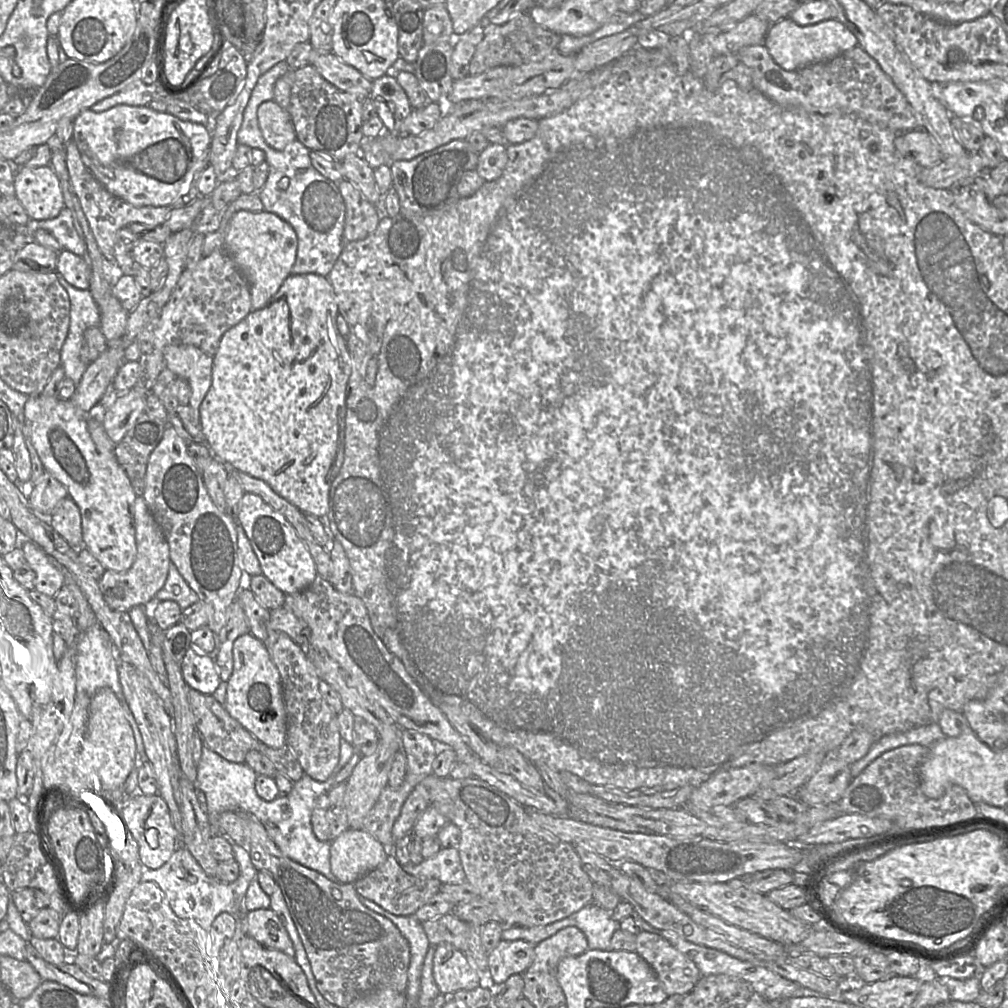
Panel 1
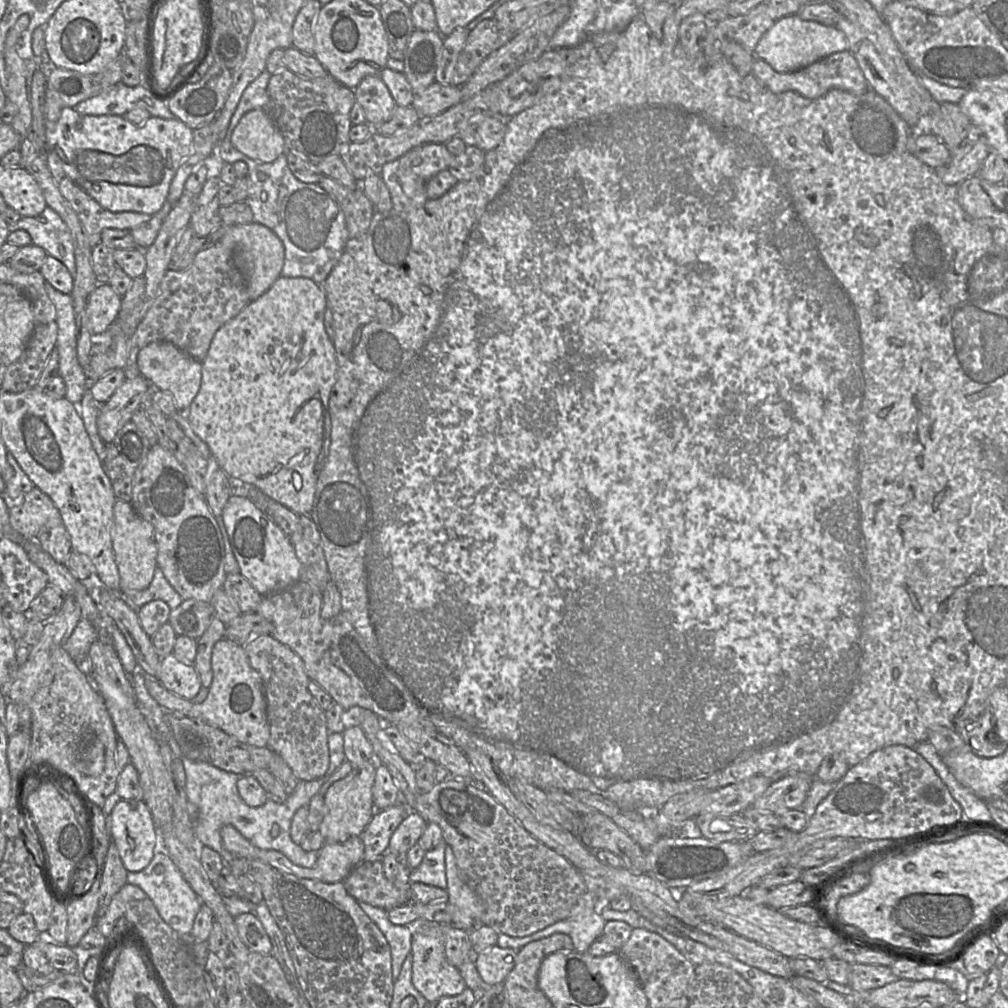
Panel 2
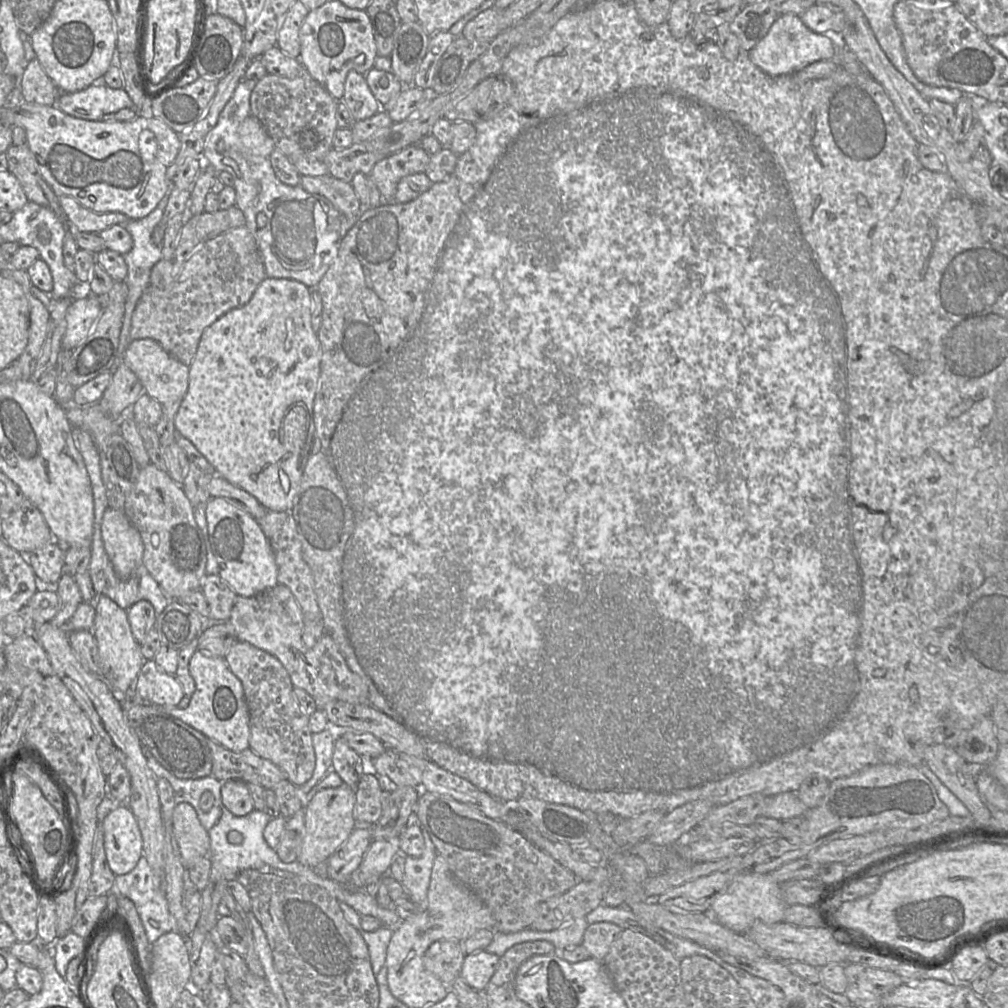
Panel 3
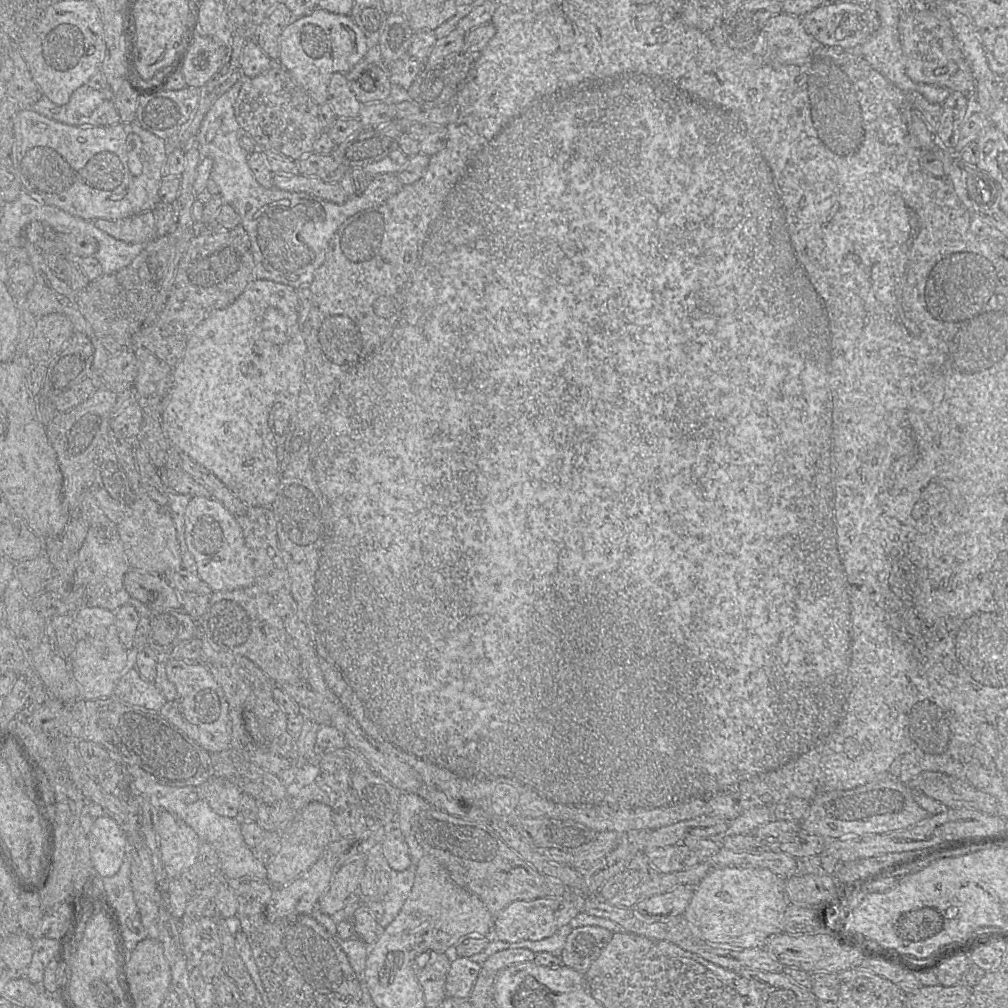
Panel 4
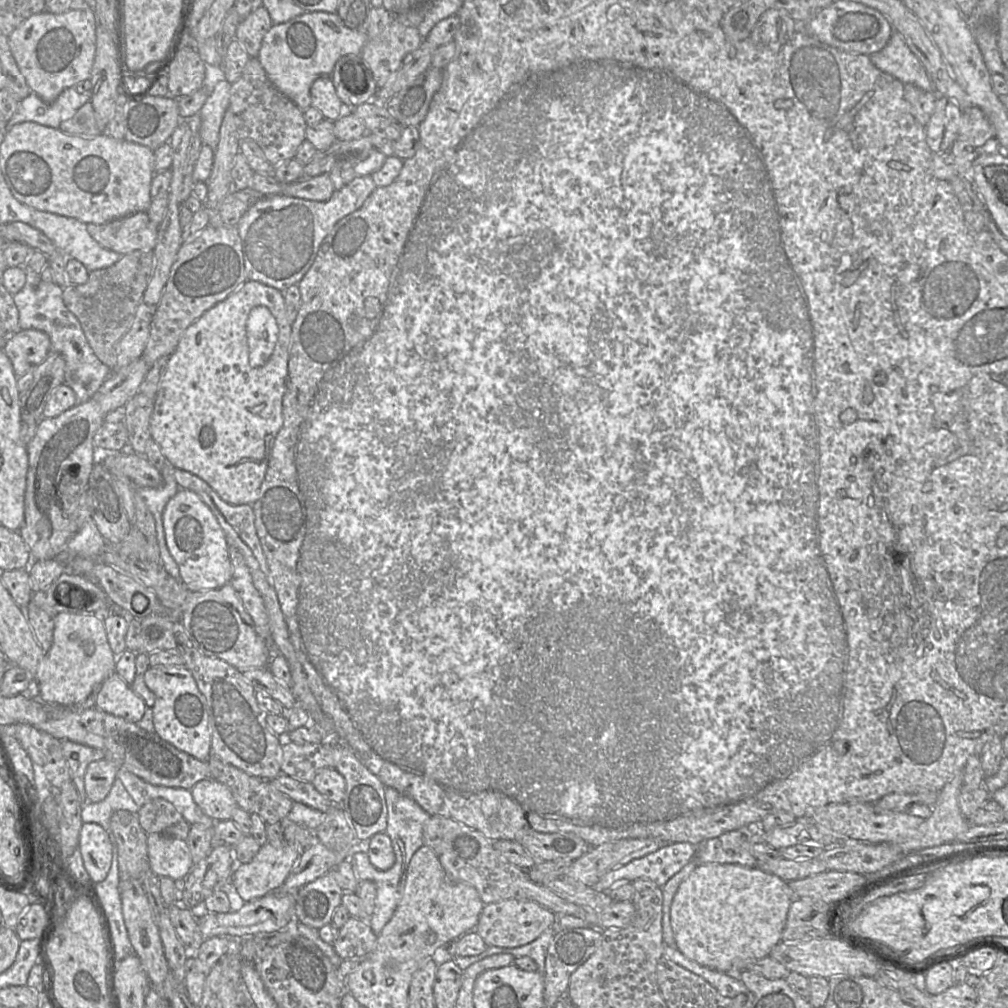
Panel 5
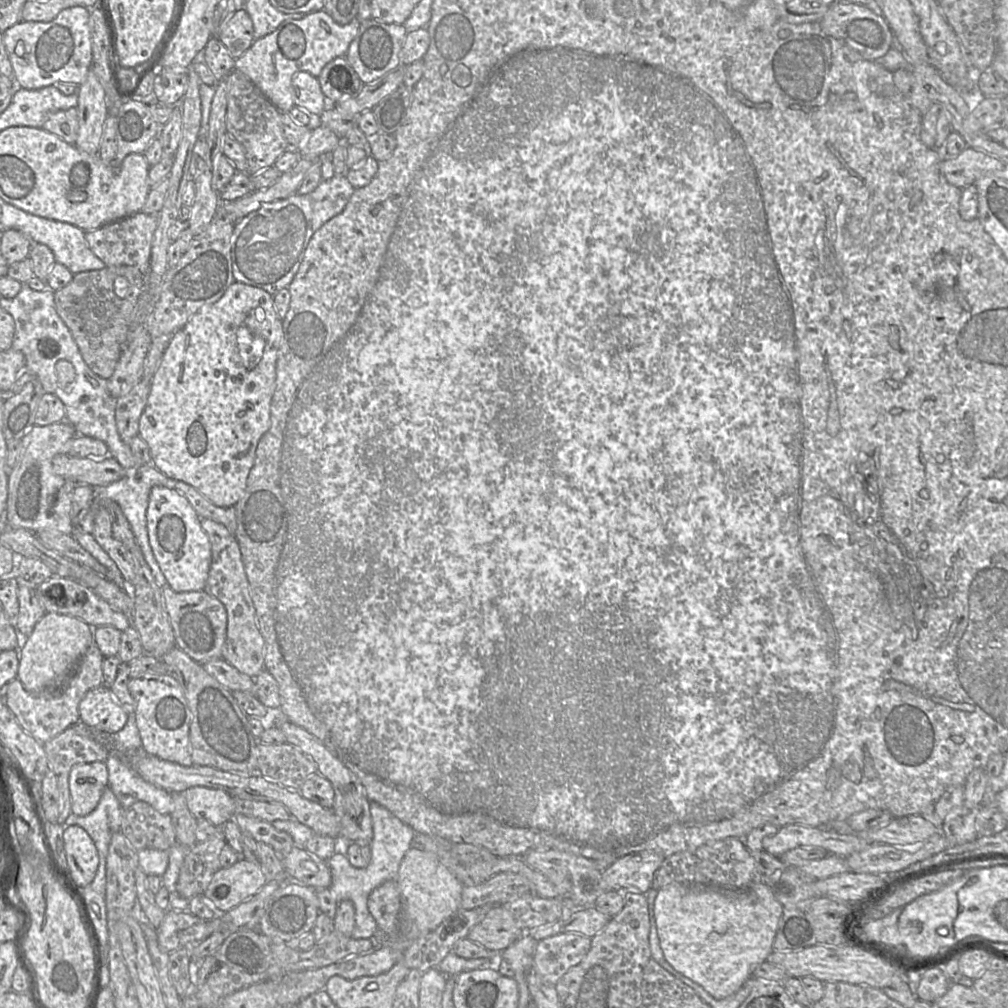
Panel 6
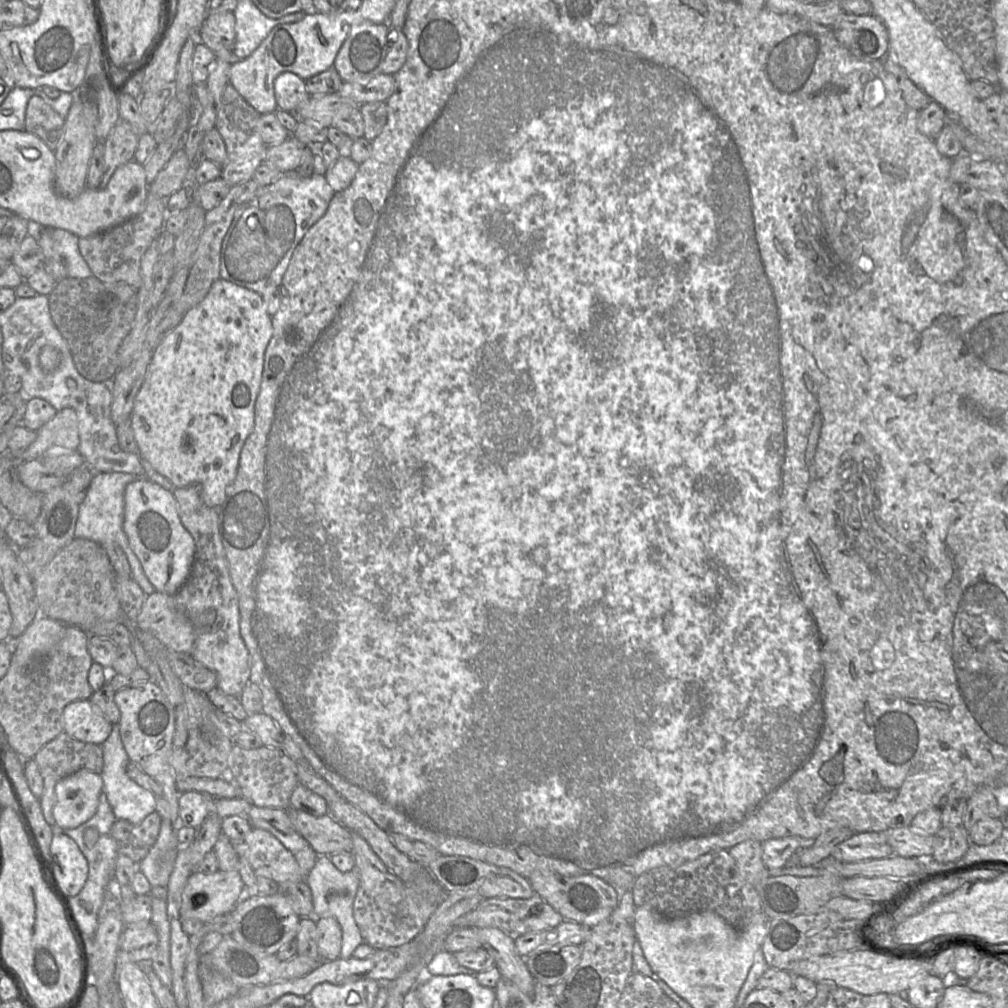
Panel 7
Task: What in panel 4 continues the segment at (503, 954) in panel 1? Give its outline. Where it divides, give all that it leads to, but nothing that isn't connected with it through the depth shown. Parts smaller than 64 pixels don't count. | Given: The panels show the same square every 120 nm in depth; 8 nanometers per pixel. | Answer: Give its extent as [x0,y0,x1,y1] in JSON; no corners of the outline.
[446,957,481,998]

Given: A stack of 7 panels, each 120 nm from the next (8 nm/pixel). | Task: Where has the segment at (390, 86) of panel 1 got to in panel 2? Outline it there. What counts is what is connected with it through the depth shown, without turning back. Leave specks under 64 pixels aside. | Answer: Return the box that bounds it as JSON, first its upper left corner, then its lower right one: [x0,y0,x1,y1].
[354,76,397,126]

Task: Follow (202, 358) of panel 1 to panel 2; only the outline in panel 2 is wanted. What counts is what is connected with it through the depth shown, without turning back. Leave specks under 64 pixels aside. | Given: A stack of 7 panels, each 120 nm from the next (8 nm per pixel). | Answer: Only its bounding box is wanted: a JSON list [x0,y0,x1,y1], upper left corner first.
[137,342,202,414]

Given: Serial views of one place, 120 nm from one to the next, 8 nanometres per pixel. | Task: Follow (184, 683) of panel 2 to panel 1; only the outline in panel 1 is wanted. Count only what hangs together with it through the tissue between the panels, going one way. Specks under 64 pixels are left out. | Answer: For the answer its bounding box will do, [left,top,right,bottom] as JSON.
[180,650,221,695]

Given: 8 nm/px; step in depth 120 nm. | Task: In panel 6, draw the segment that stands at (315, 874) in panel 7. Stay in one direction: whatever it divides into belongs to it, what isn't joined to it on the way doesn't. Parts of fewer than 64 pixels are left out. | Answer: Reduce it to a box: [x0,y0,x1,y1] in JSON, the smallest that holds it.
[327,803,416,939]

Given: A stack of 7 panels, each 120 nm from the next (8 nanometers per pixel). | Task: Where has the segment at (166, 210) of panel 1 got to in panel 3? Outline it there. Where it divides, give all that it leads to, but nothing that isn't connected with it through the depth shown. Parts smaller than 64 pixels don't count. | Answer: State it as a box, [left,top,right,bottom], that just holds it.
[58,196,131,233]

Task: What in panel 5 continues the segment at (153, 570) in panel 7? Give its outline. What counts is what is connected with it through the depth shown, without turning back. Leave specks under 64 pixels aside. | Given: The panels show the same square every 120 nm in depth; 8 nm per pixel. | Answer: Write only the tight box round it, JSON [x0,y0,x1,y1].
[162,489,232,590]

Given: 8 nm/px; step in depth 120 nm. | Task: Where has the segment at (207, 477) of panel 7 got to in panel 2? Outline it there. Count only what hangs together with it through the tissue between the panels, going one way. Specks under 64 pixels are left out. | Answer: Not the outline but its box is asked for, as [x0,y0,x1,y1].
[186,276,363,515]

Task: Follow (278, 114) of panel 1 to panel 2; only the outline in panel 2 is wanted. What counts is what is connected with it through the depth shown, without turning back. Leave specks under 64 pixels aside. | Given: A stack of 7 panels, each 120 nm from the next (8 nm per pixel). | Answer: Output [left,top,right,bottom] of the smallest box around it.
[231,108,285,163]

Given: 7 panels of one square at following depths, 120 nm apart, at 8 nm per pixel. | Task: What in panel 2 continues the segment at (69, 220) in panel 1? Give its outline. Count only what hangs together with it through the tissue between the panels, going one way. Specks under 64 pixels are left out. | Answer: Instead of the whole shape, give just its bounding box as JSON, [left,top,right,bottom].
[9,207,75,277]

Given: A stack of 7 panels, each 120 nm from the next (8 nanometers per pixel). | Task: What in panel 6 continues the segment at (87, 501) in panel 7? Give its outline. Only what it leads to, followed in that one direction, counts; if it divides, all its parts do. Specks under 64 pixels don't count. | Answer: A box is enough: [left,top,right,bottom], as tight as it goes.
[77,449,169,587]

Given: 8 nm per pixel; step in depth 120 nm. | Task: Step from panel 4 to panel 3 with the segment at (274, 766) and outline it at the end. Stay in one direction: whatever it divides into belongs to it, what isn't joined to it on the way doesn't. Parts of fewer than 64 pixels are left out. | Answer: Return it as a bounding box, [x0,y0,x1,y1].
[224,642,315,785]

